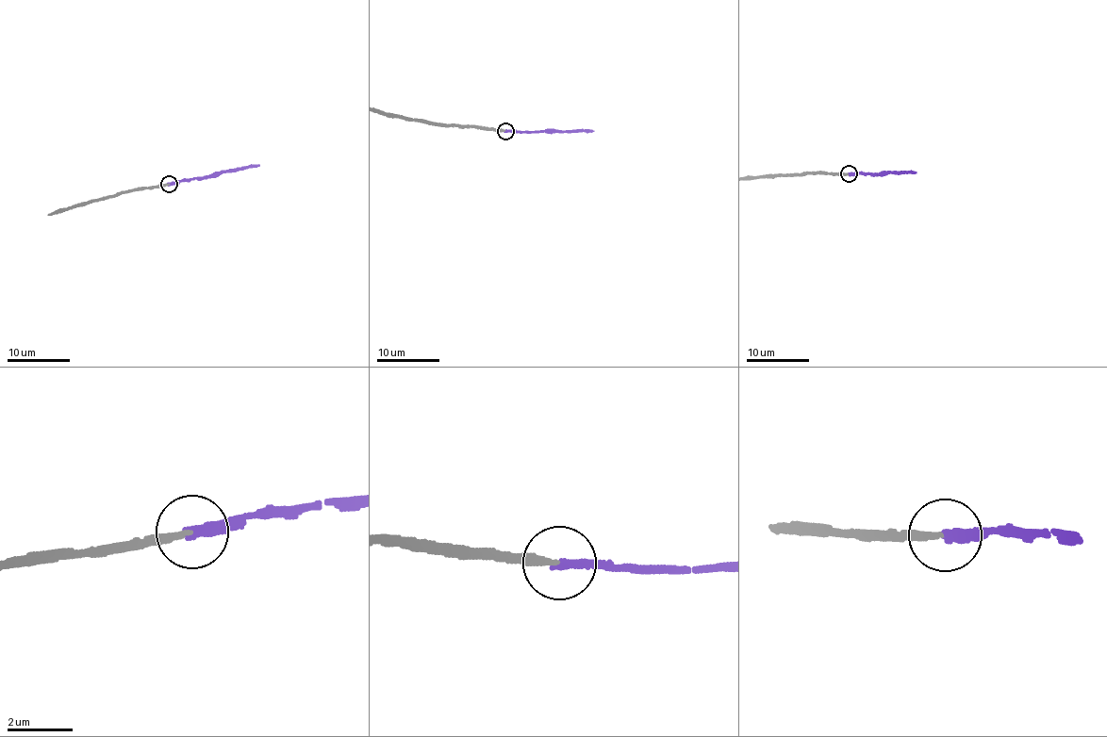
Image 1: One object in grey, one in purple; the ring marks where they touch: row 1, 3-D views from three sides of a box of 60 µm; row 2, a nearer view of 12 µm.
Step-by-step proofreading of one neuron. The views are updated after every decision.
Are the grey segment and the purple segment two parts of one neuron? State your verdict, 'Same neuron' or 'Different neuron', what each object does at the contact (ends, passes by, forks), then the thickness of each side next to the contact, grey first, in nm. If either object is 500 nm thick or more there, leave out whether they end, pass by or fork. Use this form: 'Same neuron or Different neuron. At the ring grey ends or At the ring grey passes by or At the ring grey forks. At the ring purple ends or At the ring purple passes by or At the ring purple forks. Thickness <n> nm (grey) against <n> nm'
Different neuron. At the ring grey ends. At the ring purple ends. Thickness 180 nm (grey) against 300 nm

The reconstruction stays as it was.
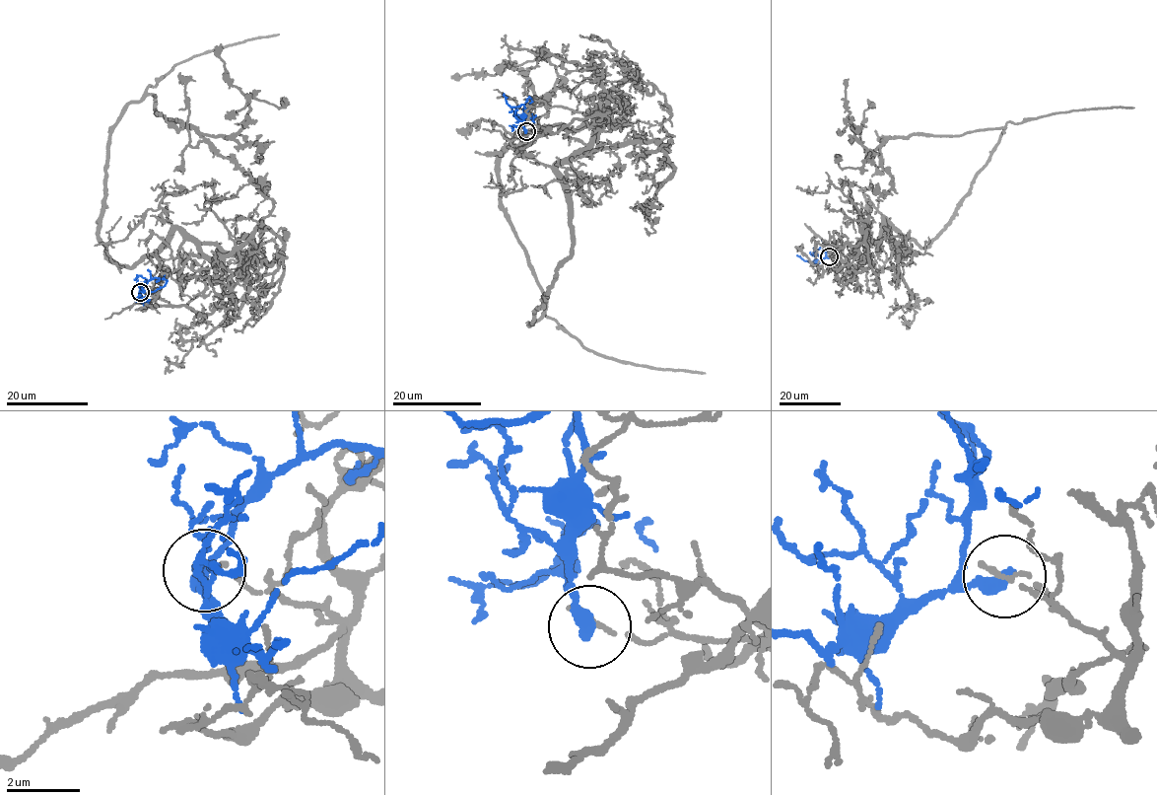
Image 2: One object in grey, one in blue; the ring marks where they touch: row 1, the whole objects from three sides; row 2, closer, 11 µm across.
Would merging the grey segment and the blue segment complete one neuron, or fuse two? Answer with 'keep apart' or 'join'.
keep apart

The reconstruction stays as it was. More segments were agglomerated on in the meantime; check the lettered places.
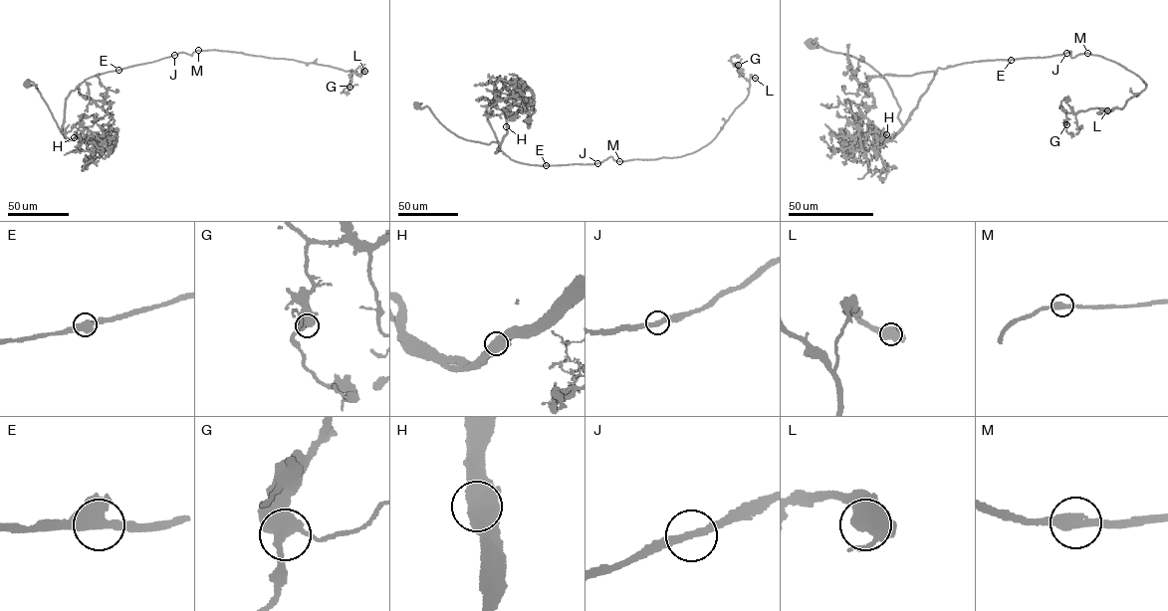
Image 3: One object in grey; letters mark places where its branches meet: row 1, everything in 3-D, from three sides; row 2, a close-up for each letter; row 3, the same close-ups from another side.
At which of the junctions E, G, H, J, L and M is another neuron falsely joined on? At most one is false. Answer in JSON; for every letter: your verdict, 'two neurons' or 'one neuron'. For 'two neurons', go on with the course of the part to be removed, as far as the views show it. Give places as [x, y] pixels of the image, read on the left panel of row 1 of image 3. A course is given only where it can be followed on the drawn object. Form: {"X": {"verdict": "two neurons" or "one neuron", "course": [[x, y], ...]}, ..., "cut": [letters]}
{"E": {"verdict": "one neuron"}, "G": {"verdict": "one neuron"}, "H": {"verdict": "one neuron"}, "J": {"verdict": "one neuron"}, "L": {"verdict": "one neuron"}, "M": {"verdict": "one neuron"}, "cut": []}

